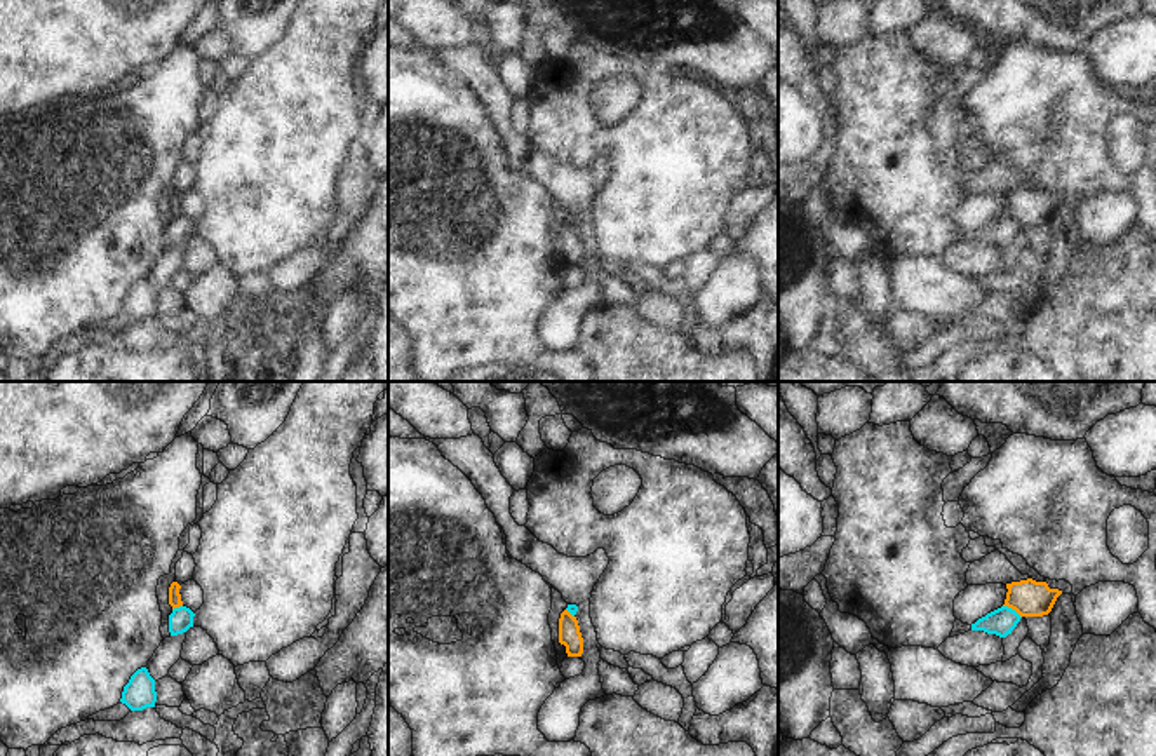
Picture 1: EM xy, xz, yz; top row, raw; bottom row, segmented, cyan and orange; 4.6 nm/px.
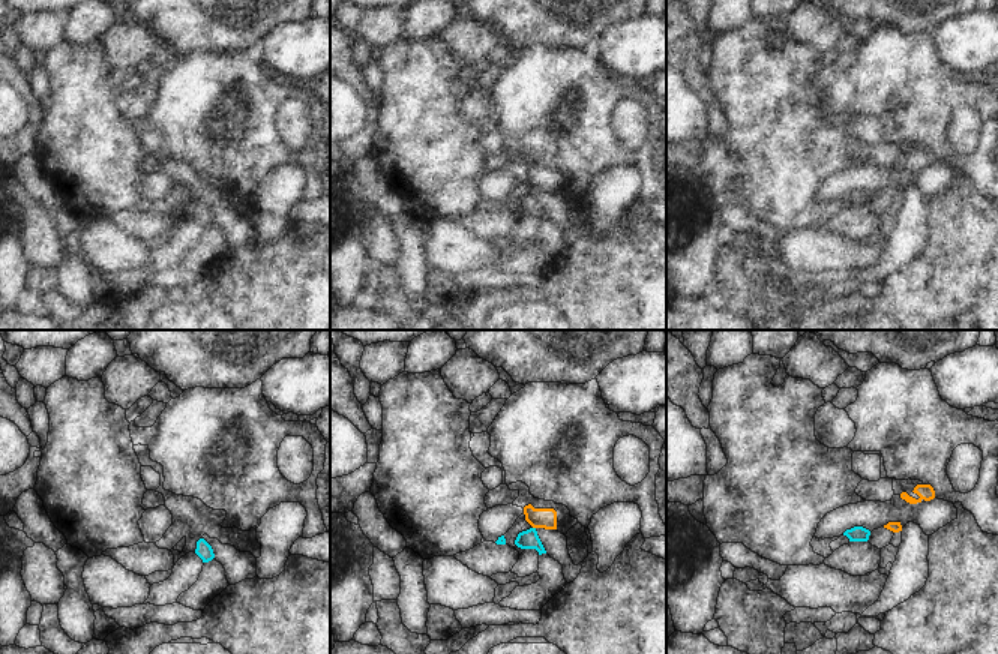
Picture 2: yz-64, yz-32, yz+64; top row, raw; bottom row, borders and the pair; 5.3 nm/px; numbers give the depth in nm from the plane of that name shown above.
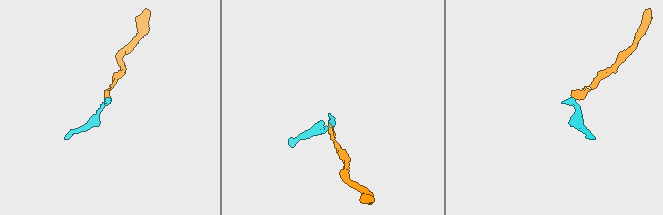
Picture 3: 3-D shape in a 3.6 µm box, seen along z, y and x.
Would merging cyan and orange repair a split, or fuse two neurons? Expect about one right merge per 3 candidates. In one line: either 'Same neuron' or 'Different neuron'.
Different neuron

